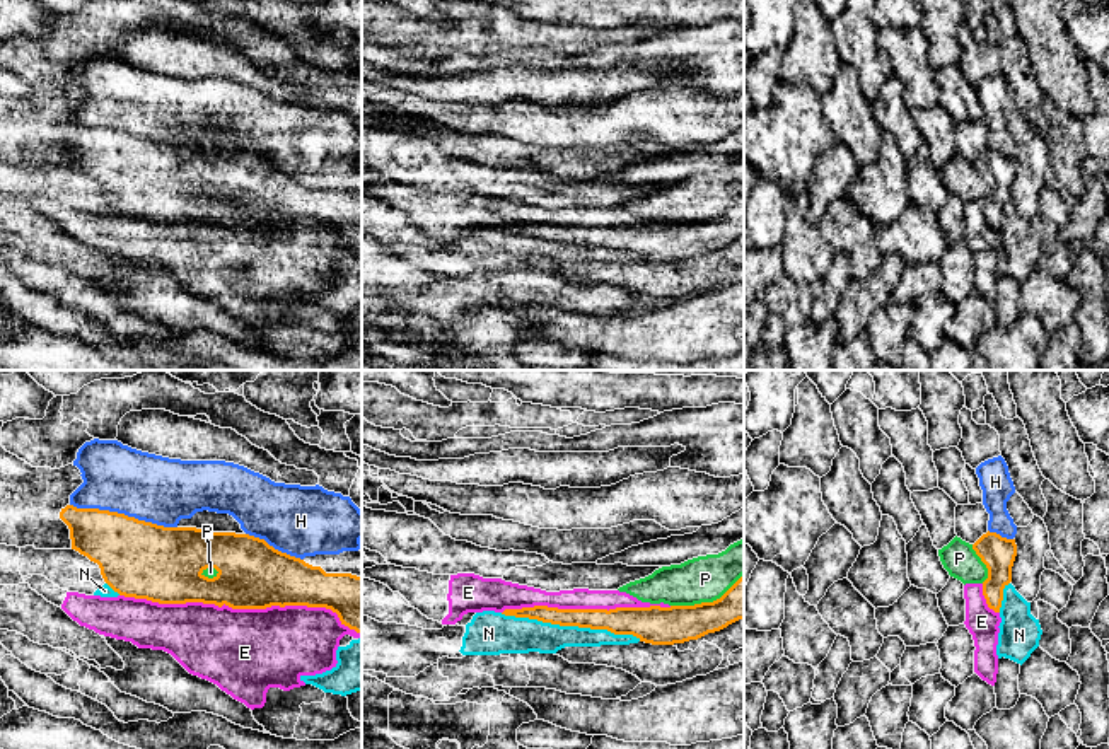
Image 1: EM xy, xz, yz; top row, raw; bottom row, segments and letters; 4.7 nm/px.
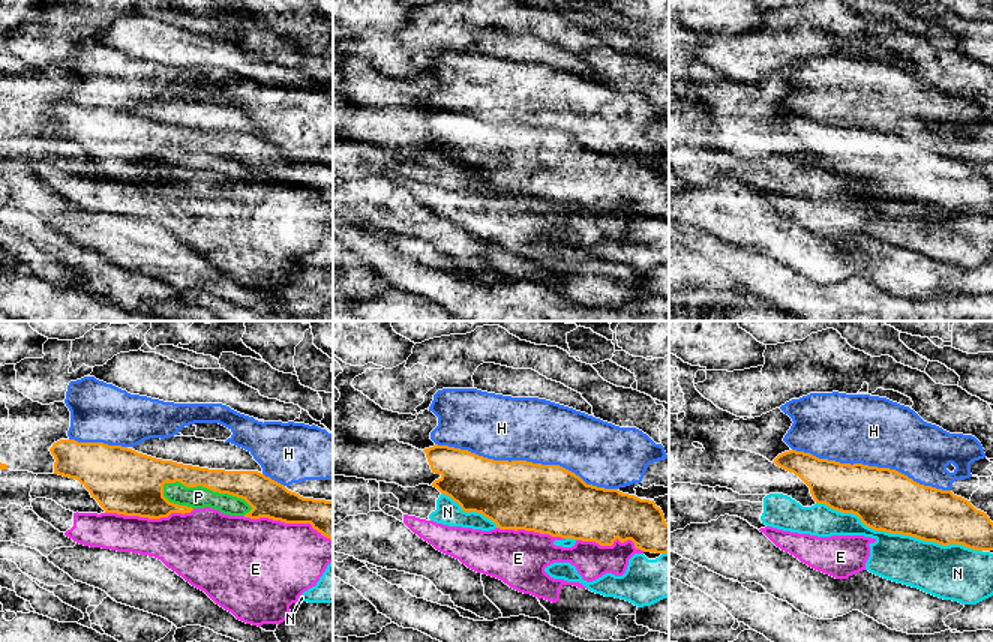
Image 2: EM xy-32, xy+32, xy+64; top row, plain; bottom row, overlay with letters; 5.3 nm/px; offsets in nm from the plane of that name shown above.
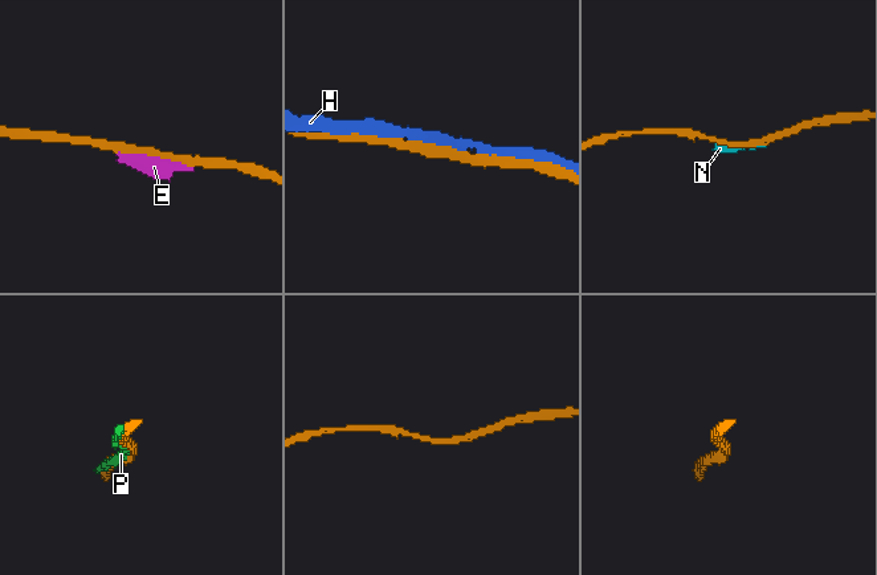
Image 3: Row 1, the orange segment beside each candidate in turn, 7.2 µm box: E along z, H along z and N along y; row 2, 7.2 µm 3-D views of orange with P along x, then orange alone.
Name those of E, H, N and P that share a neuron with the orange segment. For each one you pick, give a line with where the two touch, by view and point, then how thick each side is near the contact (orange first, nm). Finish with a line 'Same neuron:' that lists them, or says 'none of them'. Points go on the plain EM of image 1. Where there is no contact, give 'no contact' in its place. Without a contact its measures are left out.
Same neuron: none of them

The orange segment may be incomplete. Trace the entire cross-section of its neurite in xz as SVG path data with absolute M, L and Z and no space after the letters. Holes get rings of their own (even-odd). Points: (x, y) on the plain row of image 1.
M744 193L720 217L694 224L616 225L609 229L534 224L505 227L502 232L560 244L607 247L614 253L633 253L652 263L674 263L698 258L744 237Z

